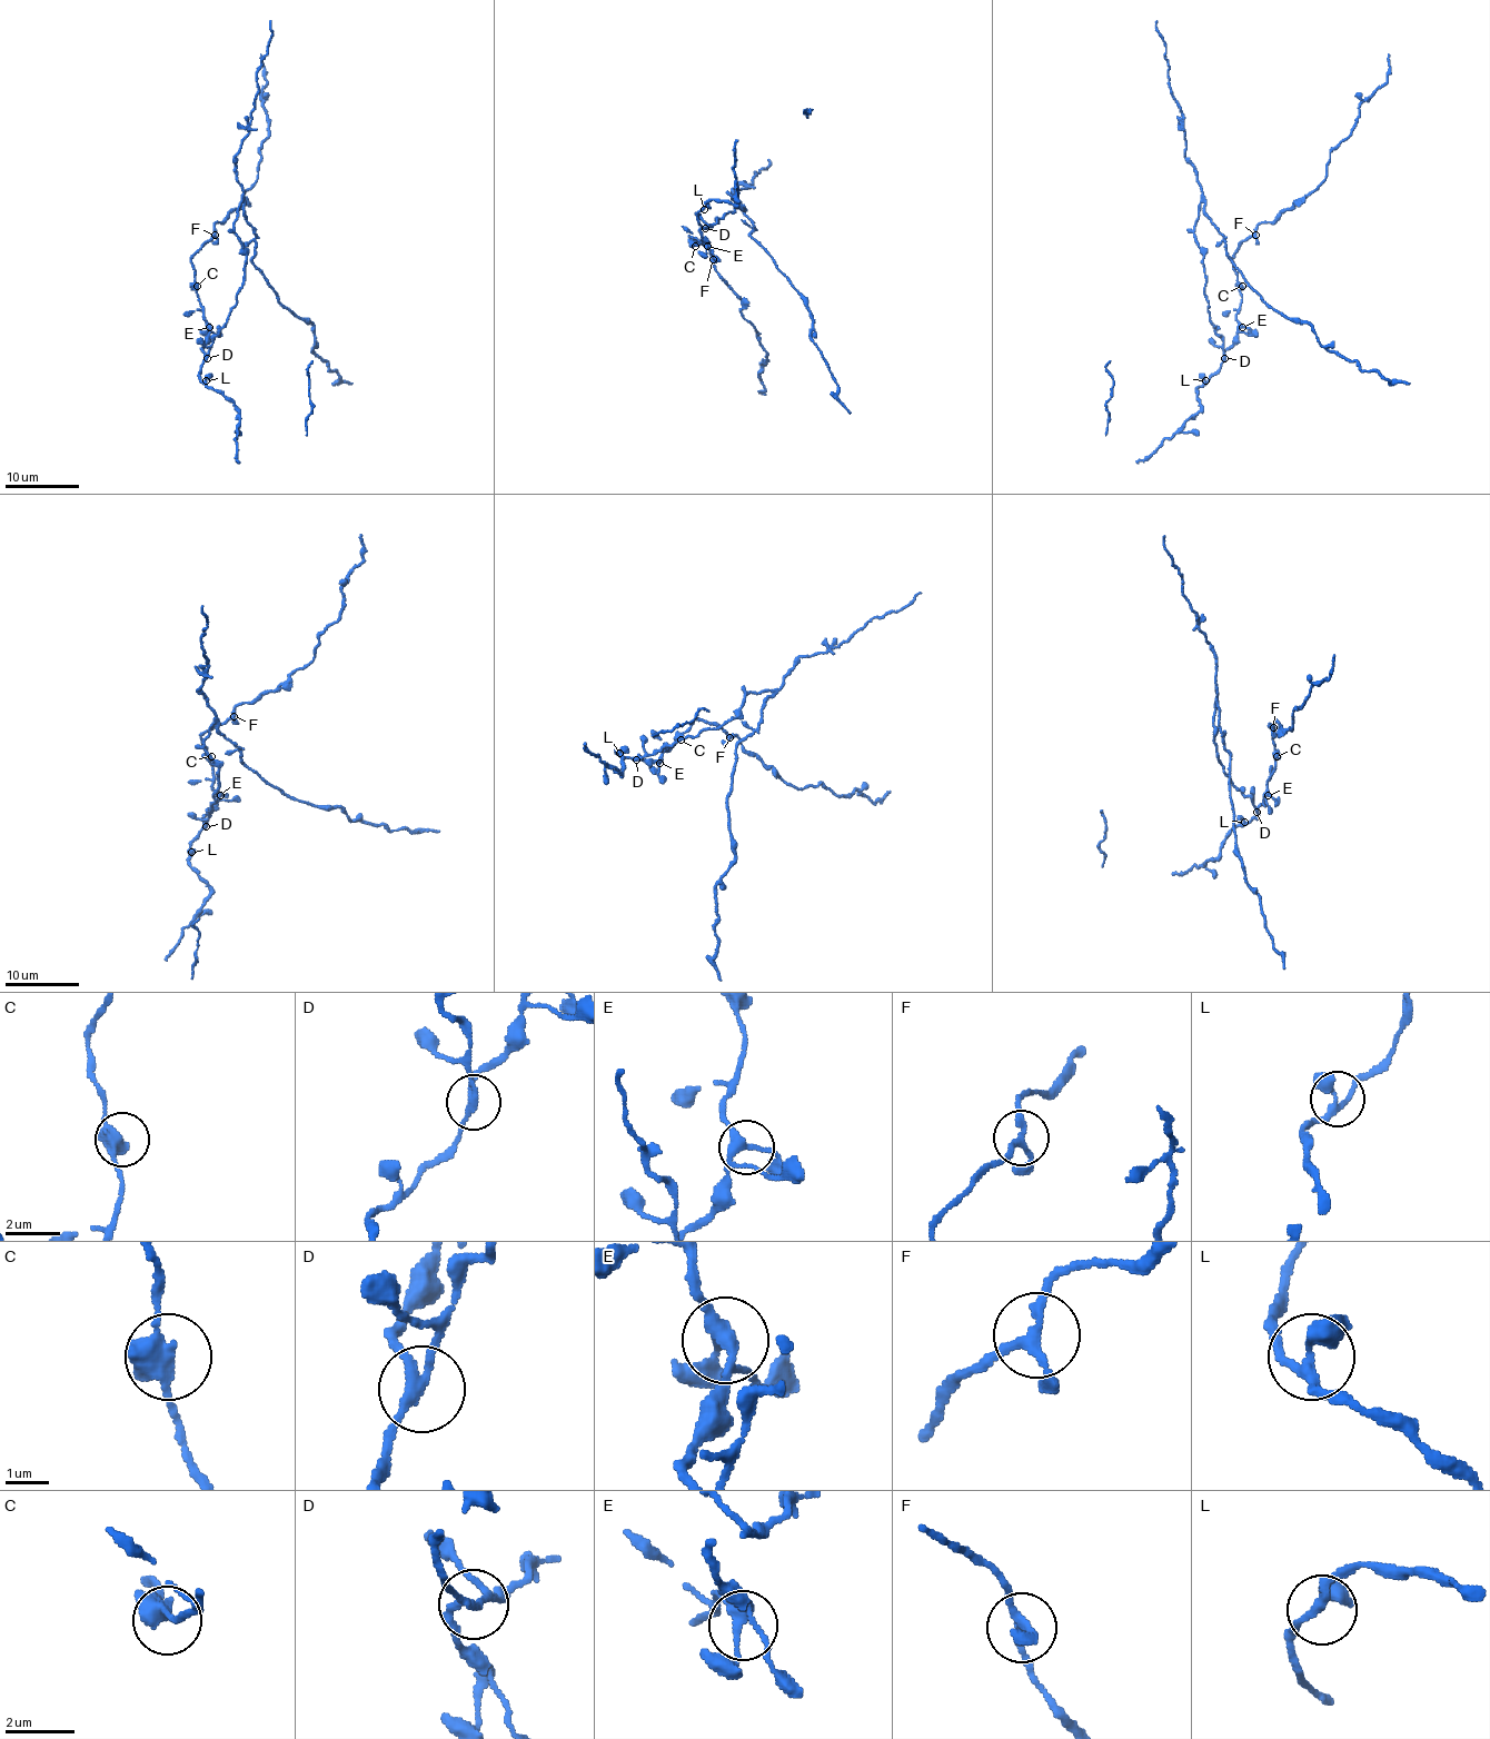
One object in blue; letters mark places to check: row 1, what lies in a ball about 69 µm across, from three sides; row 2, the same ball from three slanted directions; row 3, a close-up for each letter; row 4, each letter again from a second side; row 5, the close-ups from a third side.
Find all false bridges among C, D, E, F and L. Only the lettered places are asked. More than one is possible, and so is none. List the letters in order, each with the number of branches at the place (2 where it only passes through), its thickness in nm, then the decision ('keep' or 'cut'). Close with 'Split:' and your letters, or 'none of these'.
C: branches 3; calibre 360 nm; keep
D: branches 3; calibre 190 nm; cut
E: branches 4; calibre 280 nm; keep
F: branches 3; calibre 200 nm; keep
L: branches 3; calibre 240 nm; keep
Split: D

